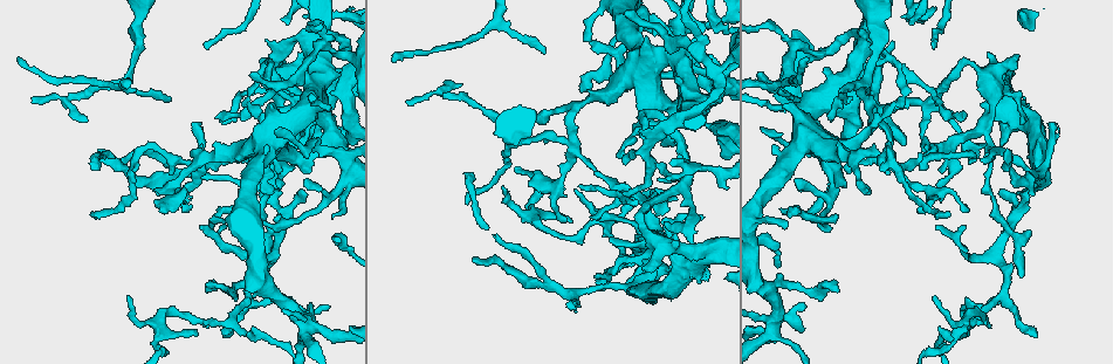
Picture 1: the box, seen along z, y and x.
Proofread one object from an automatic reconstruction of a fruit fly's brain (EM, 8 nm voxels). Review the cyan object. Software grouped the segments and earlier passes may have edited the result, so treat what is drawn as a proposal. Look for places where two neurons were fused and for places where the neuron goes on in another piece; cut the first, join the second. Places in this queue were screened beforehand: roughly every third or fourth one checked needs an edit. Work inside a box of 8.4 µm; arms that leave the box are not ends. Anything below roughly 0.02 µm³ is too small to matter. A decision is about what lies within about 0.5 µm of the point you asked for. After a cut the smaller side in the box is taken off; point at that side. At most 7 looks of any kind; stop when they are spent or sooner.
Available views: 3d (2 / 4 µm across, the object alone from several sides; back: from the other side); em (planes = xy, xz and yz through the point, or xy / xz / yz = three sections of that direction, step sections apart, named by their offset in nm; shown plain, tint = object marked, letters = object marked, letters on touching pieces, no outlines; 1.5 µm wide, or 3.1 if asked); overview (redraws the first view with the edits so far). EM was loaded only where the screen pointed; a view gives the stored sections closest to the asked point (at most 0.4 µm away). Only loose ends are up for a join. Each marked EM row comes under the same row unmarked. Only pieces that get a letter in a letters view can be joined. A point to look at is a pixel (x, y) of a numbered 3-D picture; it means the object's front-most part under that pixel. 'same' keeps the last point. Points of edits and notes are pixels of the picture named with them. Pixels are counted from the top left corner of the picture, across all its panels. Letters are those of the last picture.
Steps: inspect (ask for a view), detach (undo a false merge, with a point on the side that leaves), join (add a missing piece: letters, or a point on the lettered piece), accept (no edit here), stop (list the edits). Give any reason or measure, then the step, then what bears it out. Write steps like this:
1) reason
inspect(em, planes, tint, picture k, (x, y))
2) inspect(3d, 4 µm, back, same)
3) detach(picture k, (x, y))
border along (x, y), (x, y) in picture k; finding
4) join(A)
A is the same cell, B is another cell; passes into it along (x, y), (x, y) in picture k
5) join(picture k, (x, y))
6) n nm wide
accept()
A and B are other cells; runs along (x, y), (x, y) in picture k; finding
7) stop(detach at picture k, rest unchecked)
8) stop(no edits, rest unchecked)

an open end
inspect(em, planes, tint, picture 1, (677, 77))

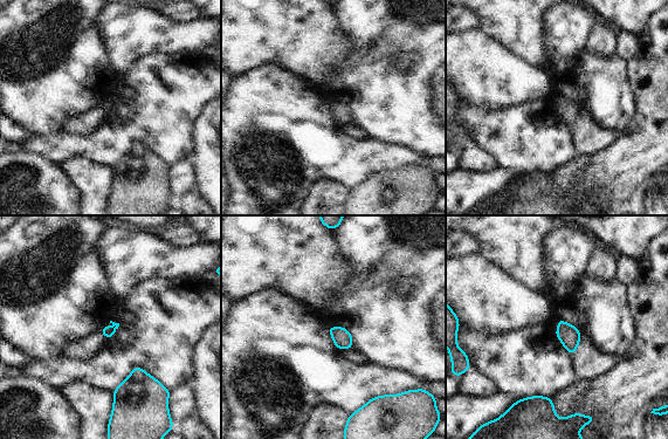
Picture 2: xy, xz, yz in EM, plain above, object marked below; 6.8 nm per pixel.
inspect(em, planes, letters, same)

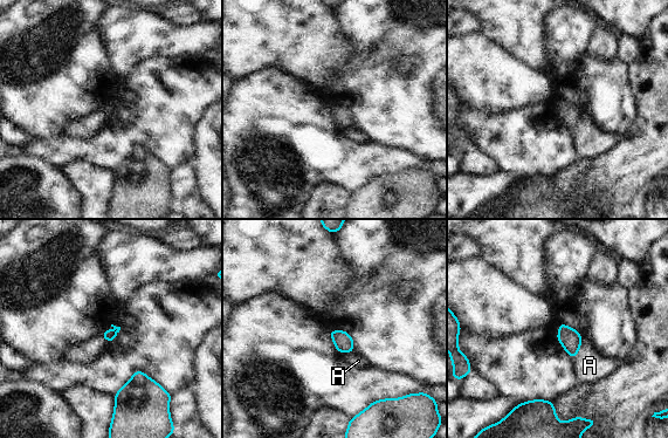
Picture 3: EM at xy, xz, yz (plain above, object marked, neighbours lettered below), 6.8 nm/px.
accept()
A is another cell; border along (583, 337), (578, 353), (571, 358) in picture 3; none of them fits

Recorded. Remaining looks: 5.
sharp bend
inspect(3d, 4 µm, picture 1, (685, 182))

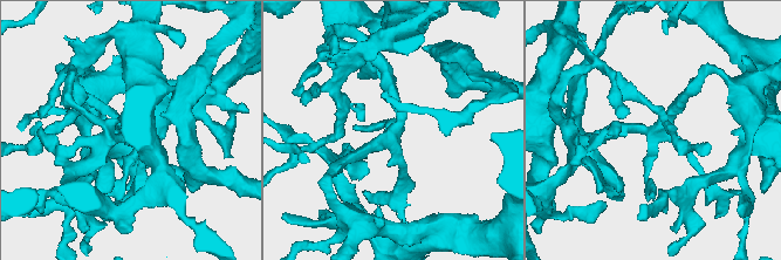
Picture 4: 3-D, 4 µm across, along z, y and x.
inspect(em, planes, letters, picture 4, (392, 133))

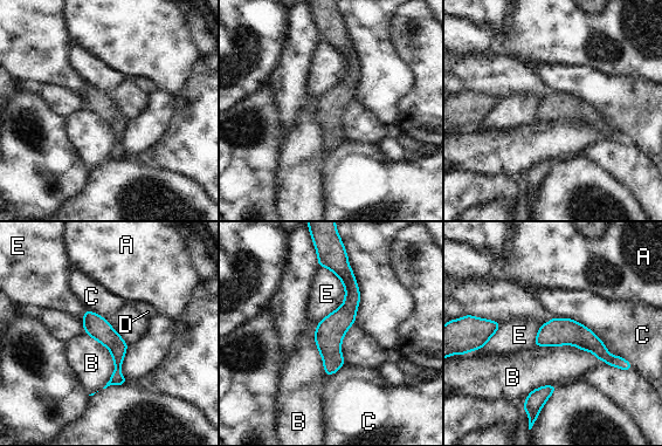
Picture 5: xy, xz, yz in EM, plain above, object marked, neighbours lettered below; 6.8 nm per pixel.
accept()
A, B, C, D and E are other cells; border along (535, 345), (576, 345), (606, 363) in picture 5; all the same neuron

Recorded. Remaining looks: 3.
free end
inspect(3d, 4 µm, picture 1, (121, 159))

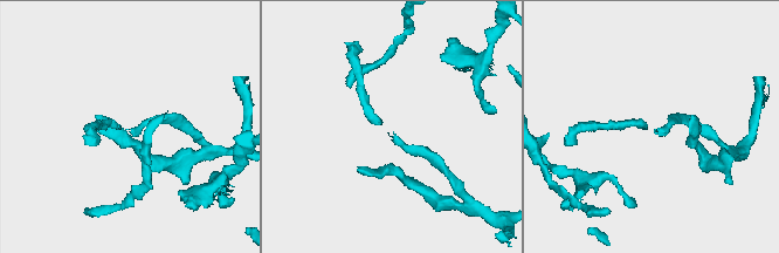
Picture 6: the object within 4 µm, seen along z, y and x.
inspect(em, xz, step 8, tint, picture 6, (656, 129))

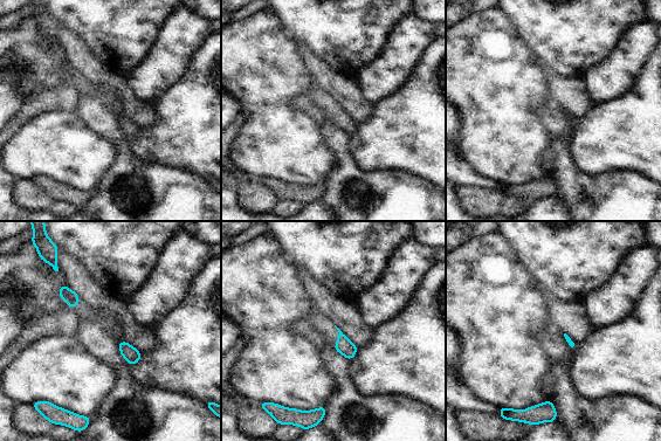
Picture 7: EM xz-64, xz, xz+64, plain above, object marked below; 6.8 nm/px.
inspect(em, planes, letters, same)

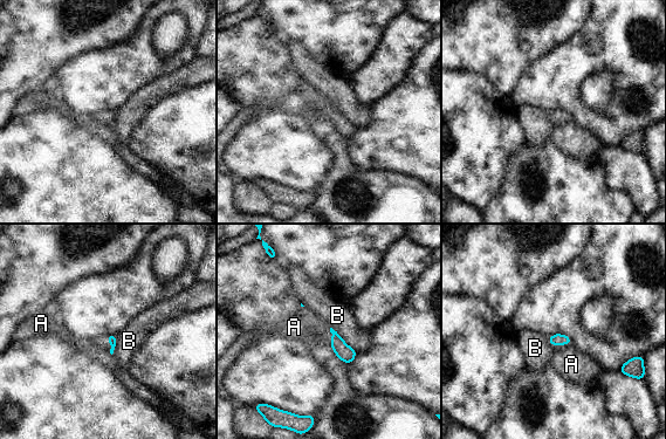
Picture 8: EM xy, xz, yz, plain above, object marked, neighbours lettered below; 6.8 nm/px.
accept()
A and B are other cells; border along (571, 343), (554, 343), (551, 347) in picture 8; none of them fits

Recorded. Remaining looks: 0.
stop(no edits, rest unchecked)

